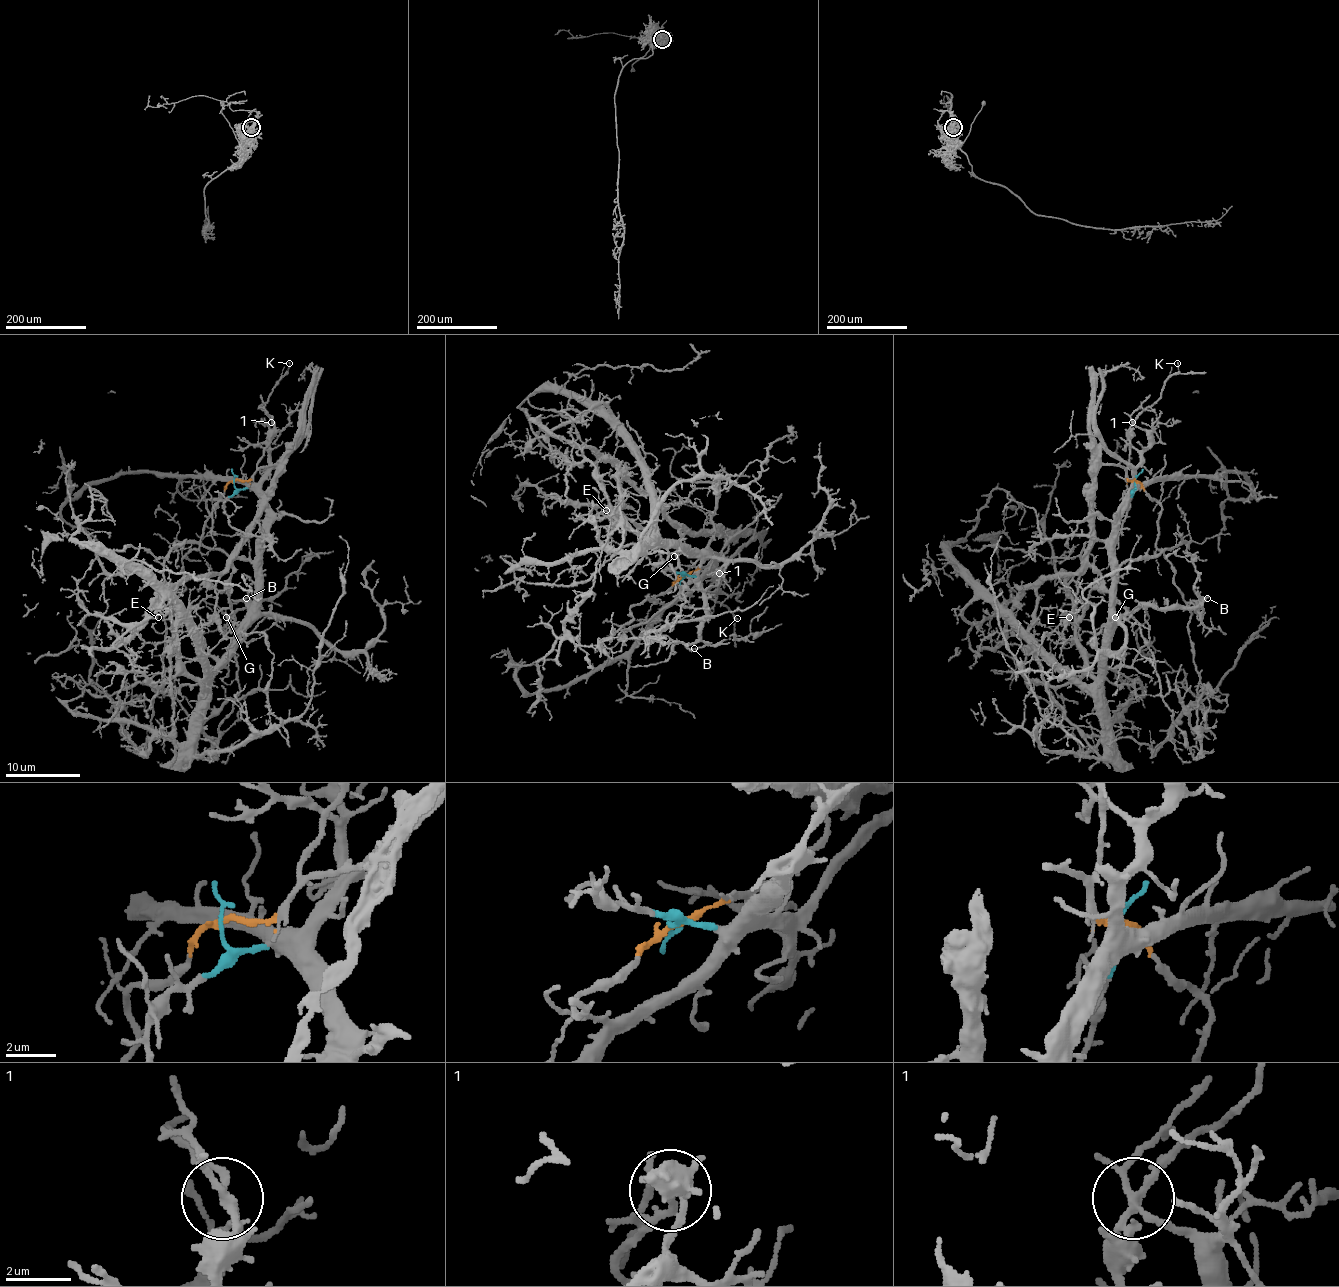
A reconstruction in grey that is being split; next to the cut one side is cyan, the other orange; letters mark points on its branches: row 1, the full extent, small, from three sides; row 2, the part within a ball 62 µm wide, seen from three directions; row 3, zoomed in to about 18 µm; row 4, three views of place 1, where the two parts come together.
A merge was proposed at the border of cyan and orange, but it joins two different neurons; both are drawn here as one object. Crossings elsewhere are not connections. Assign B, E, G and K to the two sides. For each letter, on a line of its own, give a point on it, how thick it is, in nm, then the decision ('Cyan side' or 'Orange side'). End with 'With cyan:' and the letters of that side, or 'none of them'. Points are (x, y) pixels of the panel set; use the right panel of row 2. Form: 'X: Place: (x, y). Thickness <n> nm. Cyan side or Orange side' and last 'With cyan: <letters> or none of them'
B: Place: (1207, 598). Thickness 120 nm. Cyan side
E: Place: (1069, 617). Thickness 140 nm. Cyan side
G: Place: (1115, 617). Thickness 160 nm. Cyan side
K: Place: (1177, 363). Thickness 110 nm. Orange side
With cyan: B, E, G

